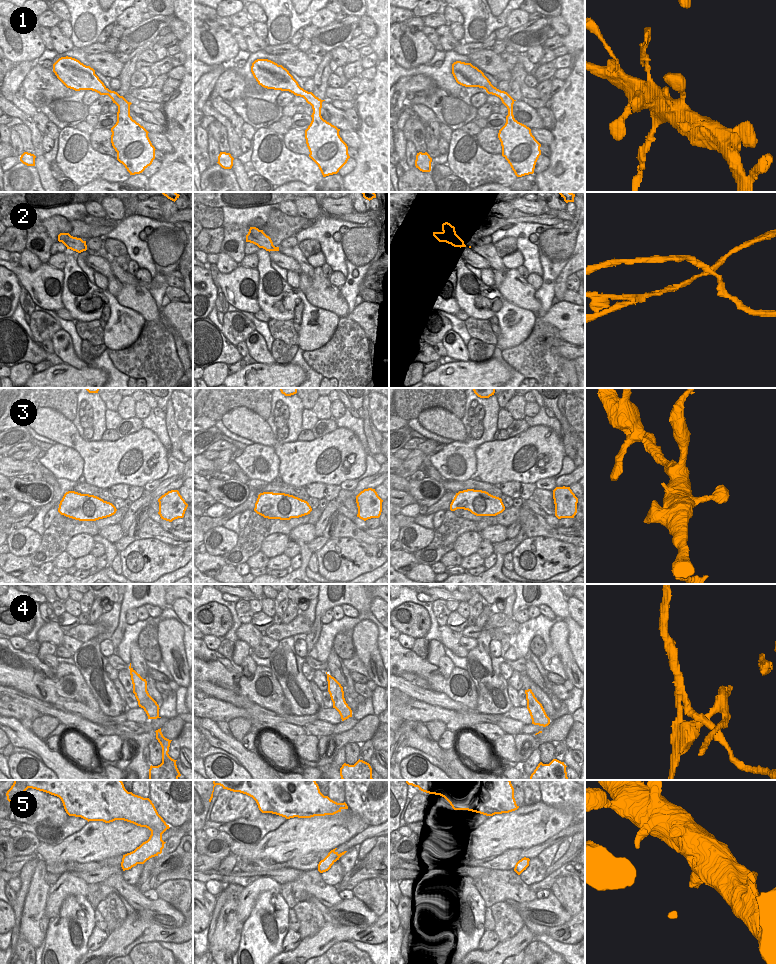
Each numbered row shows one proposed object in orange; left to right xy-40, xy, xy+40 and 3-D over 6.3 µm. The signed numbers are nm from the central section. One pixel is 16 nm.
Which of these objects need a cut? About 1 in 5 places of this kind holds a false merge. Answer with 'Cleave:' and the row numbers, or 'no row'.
Cleave: 2, 4

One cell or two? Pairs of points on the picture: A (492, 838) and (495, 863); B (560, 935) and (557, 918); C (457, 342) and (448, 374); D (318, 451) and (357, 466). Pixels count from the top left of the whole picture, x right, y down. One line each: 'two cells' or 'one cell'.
A: two cells
B: two cells
C: two cells
D: one cell

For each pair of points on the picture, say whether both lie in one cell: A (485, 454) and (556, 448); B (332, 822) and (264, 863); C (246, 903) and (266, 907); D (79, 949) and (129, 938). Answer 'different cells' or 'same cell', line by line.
A: same cell
B: different cells
C: different cells
D: different cells

